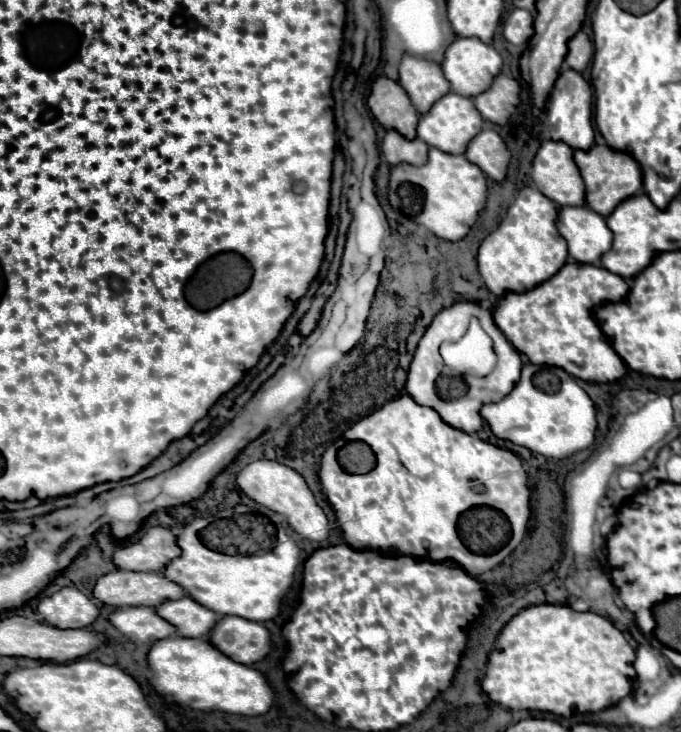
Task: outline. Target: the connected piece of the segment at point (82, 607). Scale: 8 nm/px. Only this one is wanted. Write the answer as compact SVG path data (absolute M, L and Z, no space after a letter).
M63 587L51 597L41 599L39 613L49 625L59 629L81 629L89 627L97 619L99 609L79 589Z

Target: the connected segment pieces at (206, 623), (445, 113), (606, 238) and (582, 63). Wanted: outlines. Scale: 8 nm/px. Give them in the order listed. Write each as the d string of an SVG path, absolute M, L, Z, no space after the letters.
M191 597L165 601L157 607L157 613L173 623L183 637L207 637L217 623L217 613Z
M447 93L441 97L427 115L421 115L419 125L417 125L417 137L423 139L429 147L437 147L445 153L453 155L463 155L467 149L467 143L483 129L483 117L477 113L475 105L471 99L461 97L457 93Z
M563 207L557 227L569 245L569 257L579 263L599 265L601 257L611 249L613 233L605 217L589 207Z
M579 31L569 41L569 53L565 57L565 63L571 69L577 69L581 73L587 67L587 63L591 61L591 57L593 57L593 43L589 41L589 37L583 31Z

